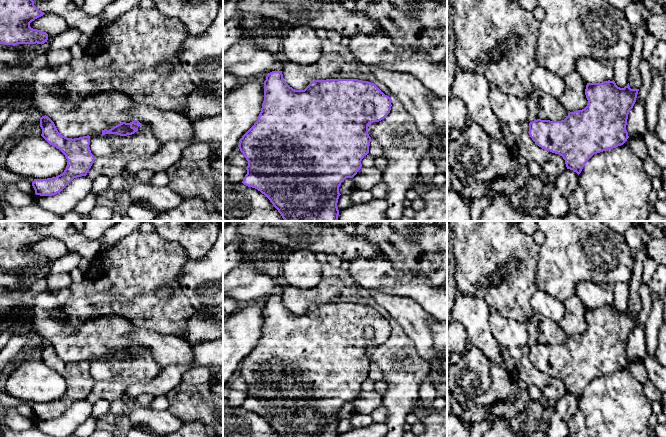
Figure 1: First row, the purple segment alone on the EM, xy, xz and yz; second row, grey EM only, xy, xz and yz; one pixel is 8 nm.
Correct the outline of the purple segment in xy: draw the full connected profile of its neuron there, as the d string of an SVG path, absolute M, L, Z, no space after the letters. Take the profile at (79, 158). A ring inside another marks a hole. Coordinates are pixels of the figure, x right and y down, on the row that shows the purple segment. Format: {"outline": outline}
{"outline": "M48 116L40 118L41 136L59 149L67 159L64 172L56 177L34 179L32 186L36 195L52 196L61 192L74 178L86 176L95 157L90 150L90 136L67 138L61 135Z"}

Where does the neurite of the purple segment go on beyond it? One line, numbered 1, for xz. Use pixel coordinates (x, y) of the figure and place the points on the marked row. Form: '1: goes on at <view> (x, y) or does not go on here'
1: does not go on here

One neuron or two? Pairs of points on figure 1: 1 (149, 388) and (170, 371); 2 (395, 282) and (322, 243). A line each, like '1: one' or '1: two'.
1: one
2: two

